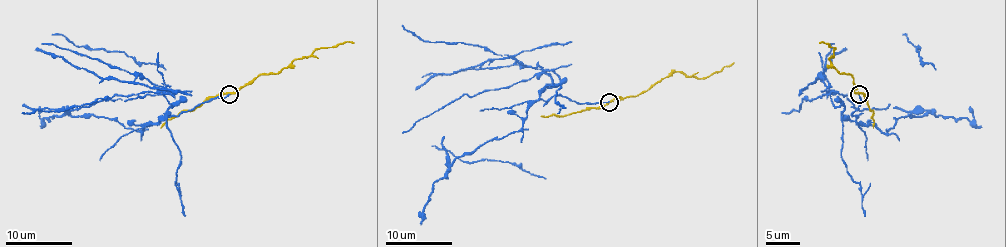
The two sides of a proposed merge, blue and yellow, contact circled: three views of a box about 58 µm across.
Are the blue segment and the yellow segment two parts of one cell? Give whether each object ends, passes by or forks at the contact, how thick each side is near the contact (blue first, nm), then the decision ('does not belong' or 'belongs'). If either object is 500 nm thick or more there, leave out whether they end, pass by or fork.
blue ends | yellow passes by | 160/200 nm | does not belong

